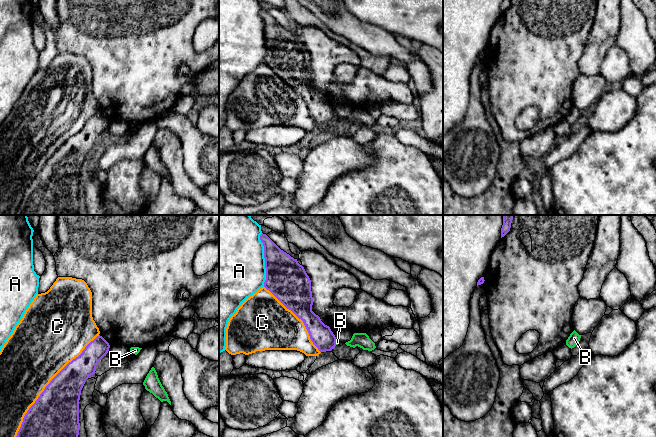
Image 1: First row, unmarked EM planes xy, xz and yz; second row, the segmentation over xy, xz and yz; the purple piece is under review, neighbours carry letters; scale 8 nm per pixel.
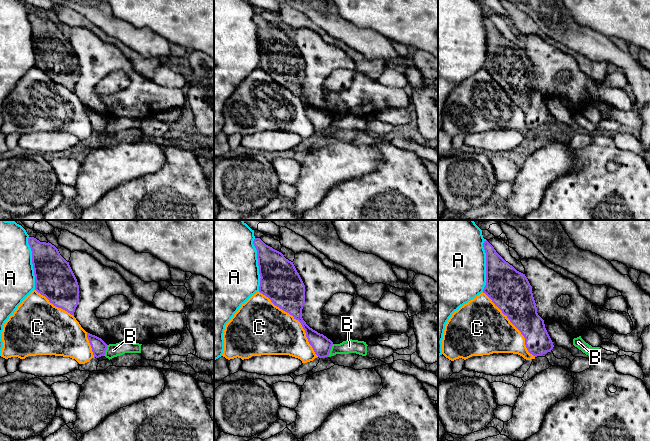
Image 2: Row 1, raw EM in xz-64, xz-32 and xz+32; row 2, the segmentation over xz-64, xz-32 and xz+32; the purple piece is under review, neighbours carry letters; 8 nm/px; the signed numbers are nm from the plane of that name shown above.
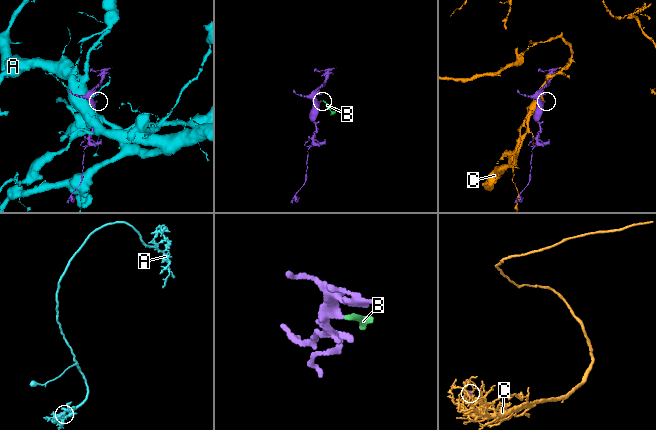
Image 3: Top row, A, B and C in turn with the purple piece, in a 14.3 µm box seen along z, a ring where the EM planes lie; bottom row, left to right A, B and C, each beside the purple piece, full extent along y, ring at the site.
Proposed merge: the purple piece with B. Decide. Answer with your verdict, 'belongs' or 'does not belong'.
does not belong

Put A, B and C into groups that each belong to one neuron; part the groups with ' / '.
A / B / C

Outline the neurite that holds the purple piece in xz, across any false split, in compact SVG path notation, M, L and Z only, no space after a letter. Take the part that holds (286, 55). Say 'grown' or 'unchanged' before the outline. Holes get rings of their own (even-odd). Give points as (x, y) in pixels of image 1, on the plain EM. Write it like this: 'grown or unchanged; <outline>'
unchanged; M266 10L260 11L264 22L266 56L264 63L269 66L287 85L301 95L309 109L310 115L320 128L331 127L336 122L336 113L330 103L325 101L320 93L312 87L313 73L311 56L304 43L297 35L281 26Z

